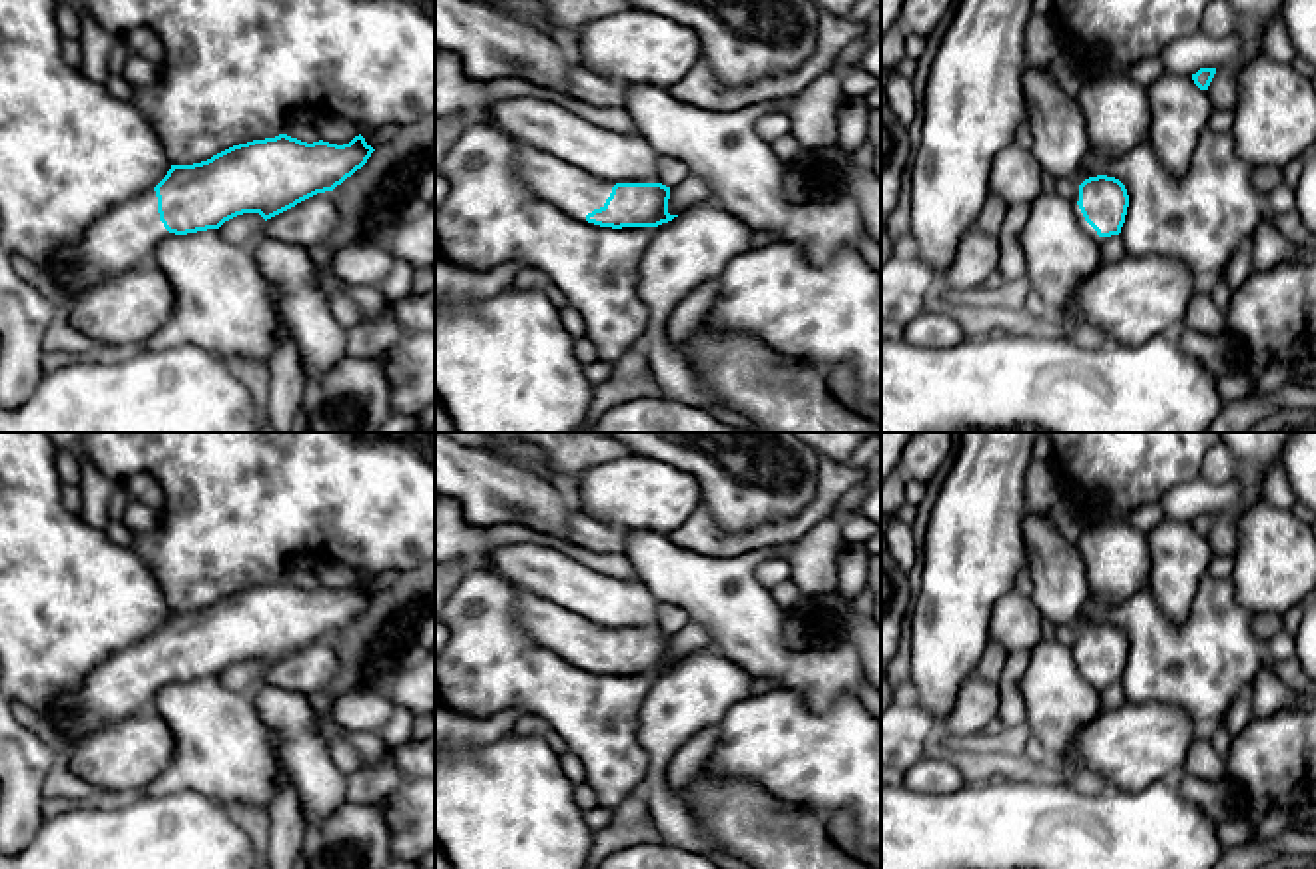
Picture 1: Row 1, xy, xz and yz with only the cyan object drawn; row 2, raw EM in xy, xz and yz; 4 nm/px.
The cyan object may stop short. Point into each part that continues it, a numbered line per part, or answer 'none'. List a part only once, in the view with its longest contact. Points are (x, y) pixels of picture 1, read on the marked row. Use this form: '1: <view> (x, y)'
1: xy (120, 240)

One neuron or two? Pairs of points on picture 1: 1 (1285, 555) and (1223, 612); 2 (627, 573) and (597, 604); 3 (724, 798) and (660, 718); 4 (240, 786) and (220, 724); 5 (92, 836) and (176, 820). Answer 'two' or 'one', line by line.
1: two
2: two
3: two
4: one
5: one

